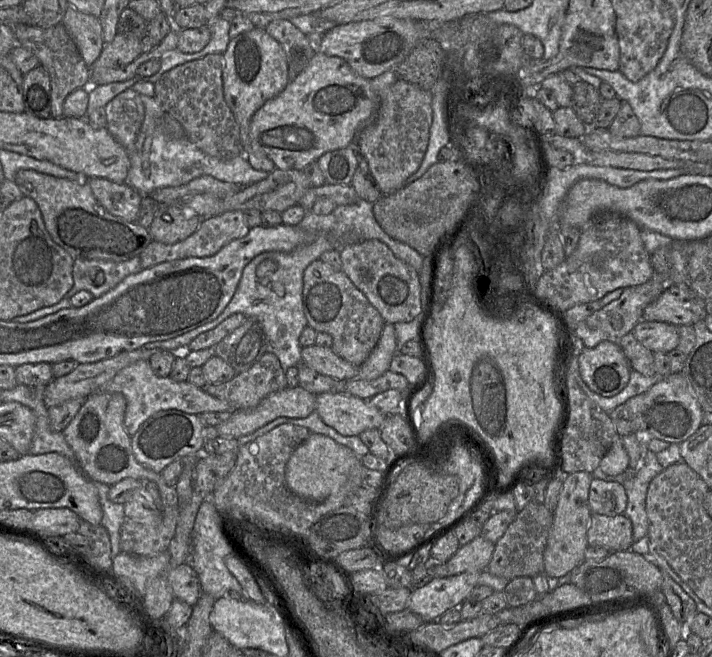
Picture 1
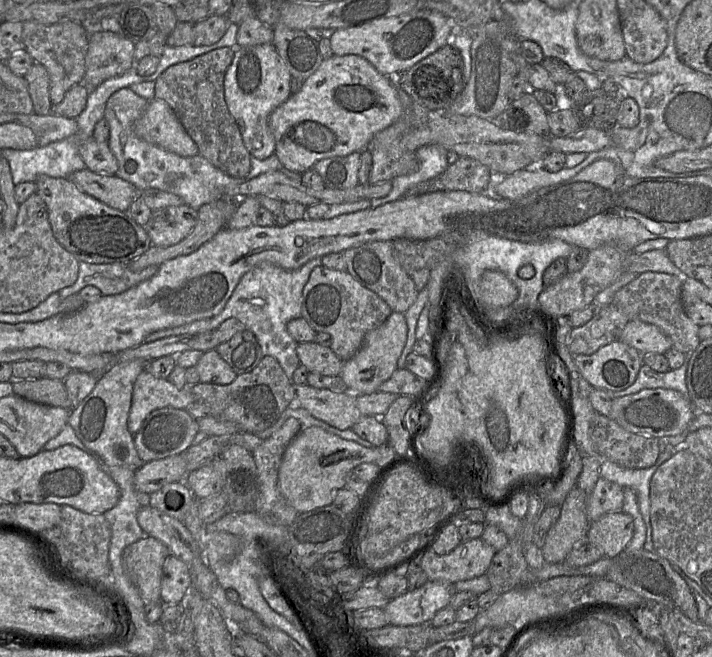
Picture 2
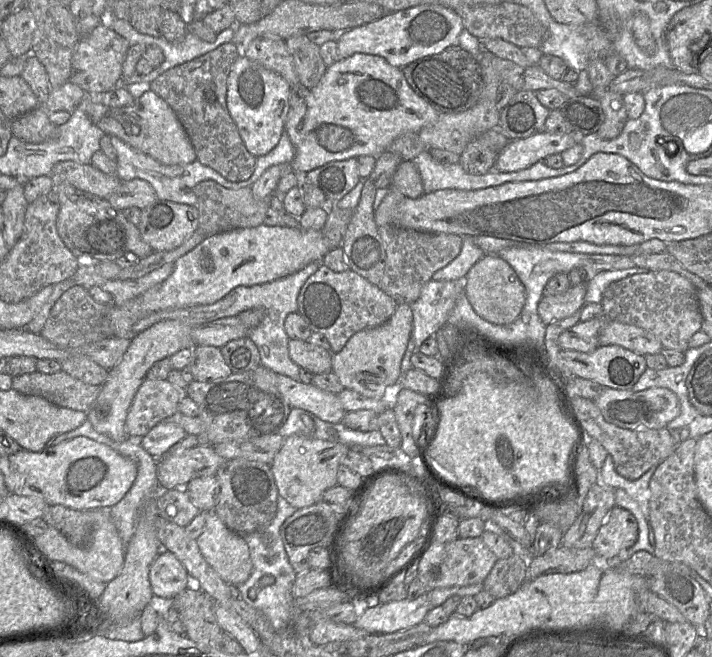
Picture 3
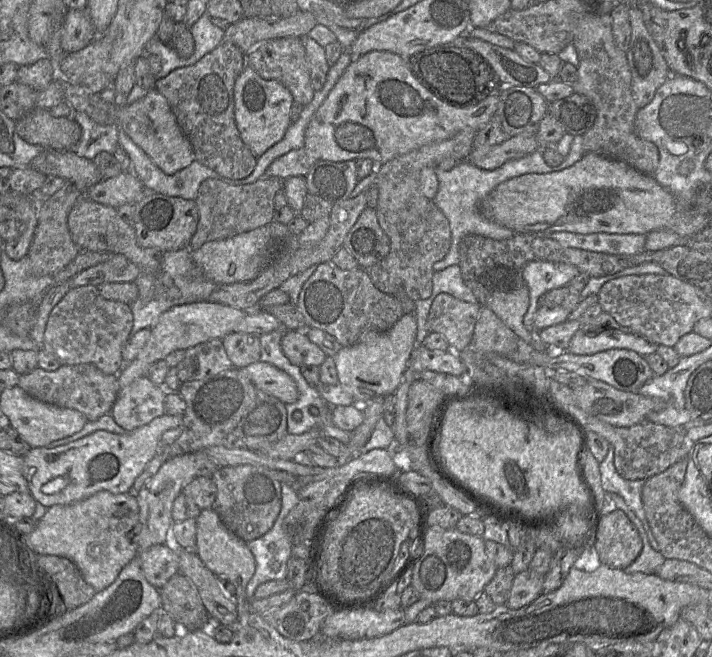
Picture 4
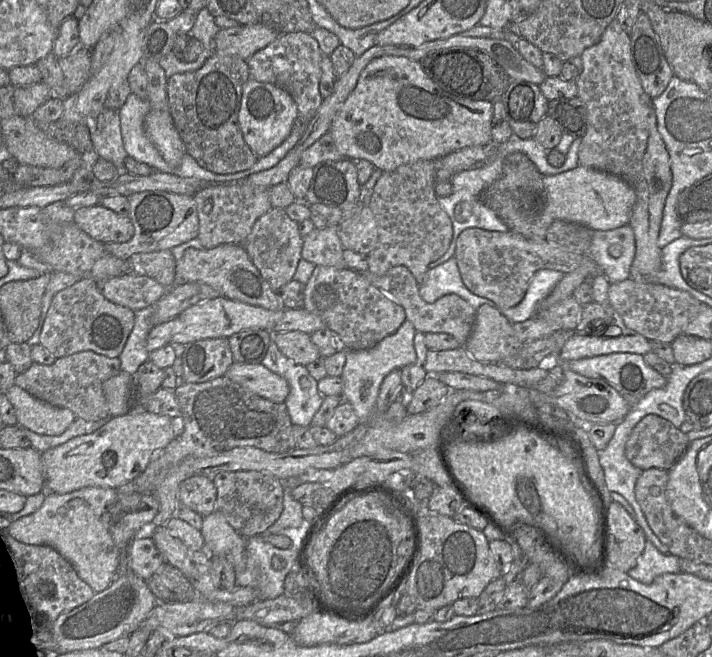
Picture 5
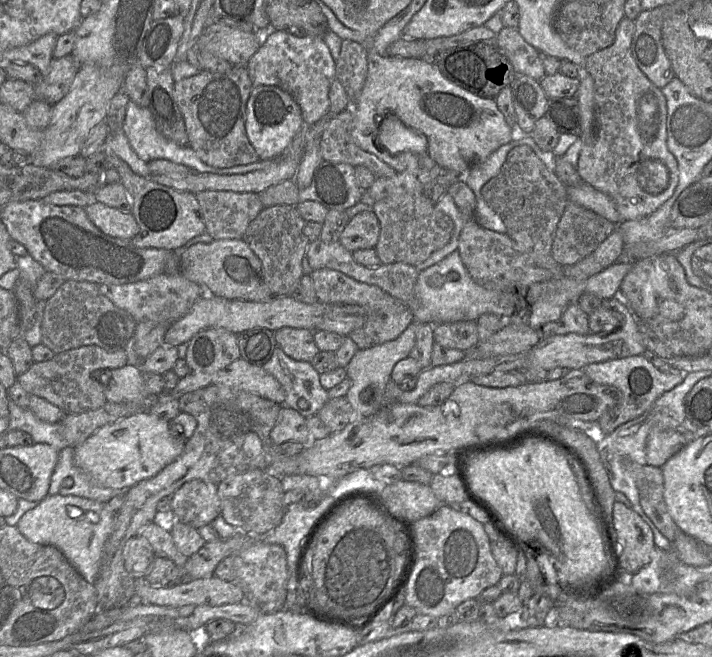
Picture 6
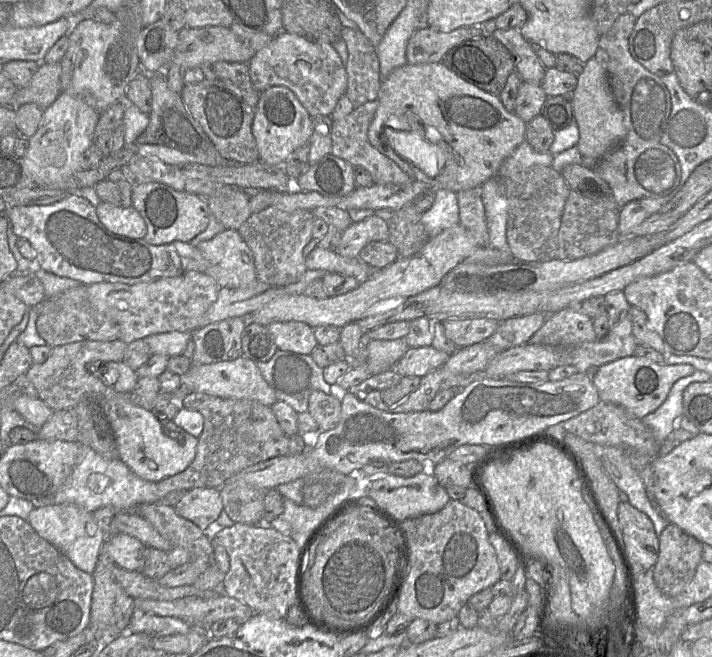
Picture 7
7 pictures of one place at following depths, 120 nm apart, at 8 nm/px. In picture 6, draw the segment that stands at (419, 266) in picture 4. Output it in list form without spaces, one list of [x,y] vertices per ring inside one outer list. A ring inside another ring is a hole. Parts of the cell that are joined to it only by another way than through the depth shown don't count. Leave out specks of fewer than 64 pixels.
[[[403,193],[399,196],[391,196],[385,199],[371,202],[372,210],[376,214],[380,224],[380,235],[375,247],[381,264],[402,262],[412,266],[425,261],[432,253],[443,248],[451,239],[453,233],[453,221],[427,199],[423,193]]]

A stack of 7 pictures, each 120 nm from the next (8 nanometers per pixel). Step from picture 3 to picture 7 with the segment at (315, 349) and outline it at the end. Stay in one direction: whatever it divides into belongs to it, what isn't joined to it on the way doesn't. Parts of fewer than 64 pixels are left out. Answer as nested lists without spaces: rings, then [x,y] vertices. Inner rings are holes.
[[[272,322],[267,328],[279,350],[310,355],[318,344],[313,328],[304,322]]]

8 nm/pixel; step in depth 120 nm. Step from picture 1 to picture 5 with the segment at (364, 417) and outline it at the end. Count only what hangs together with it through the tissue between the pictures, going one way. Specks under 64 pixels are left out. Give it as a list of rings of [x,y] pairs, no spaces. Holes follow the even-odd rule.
[[[234,362],[225,376],[247,390],[276,403],[285,402],[290,393],[287,380],[262,363]]]

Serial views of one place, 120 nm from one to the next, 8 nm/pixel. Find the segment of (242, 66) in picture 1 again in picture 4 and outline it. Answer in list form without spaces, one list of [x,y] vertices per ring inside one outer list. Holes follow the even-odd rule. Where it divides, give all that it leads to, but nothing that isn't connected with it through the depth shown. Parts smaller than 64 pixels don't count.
[[[245,66],[234,85],[234,116],[241,139],[254,155],[263,155],[284,137],[292,123],[293,103],[291,92],[283,84],[263,79],[251,67]]]

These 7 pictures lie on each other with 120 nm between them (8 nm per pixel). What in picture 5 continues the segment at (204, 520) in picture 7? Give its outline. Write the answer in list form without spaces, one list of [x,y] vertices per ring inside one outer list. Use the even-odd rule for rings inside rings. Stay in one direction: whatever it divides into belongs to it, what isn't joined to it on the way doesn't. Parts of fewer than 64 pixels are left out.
[[[193,476],[180,484],[178,499],[179,505],[205,517],[216,510],[217,490],[211,477]]]

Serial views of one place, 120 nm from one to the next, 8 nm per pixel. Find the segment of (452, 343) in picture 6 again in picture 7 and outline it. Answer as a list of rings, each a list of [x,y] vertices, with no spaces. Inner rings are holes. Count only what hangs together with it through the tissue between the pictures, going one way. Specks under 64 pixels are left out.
[[[451,318],[443,321],[443,325],[446,337],[459,349],[485,341],[500,322],[488,318]]]

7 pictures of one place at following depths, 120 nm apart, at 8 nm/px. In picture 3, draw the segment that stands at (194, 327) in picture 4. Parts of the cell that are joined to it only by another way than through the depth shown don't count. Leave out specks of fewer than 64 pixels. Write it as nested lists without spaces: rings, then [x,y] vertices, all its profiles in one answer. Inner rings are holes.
[[[164,320],[134,335],[121,360],[109,370],[105,382],[100,386],[98,397],[86,412],[86,419],[96,432],[115,442],[121,442],[128,438],[125,420],[137,389],[146,378],[148,370],[156,362],[171,357],[182,349],[194,347],[190,334],[191,329],[191,326],[184,325],[179,321]]]

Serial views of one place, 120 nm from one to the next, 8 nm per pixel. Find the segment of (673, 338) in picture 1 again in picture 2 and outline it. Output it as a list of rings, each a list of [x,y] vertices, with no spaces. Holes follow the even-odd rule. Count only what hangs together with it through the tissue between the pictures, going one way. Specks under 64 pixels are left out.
[[[631,320],[624,327],[618,341],[636,349],[641,354],[664,354],[672,348],[671,339],[649,323]]]

